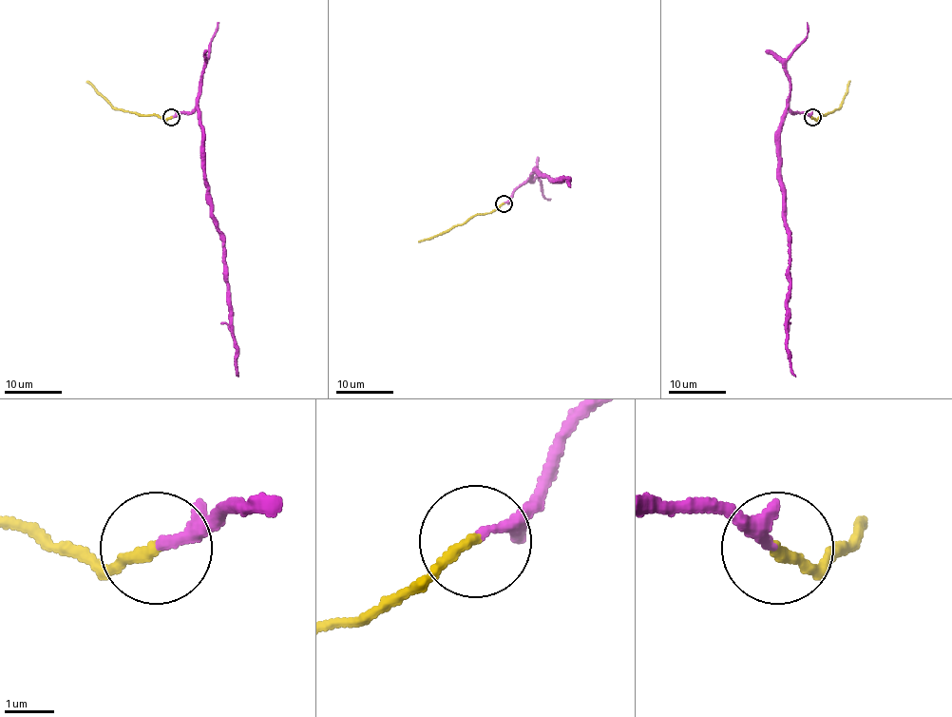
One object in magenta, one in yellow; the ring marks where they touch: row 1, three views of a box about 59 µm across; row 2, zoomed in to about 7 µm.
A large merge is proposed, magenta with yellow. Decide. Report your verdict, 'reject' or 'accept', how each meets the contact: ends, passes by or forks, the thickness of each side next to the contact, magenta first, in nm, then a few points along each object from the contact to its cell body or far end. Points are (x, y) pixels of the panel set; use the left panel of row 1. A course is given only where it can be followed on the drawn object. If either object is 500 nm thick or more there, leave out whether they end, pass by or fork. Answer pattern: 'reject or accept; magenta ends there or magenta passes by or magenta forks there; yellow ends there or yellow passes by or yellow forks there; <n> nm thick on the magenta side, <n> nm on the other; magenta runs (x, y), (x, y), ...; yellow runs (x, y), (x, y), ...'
accept; magenta passes by; yellow ends there; 170 nm thick on the magenta side, 220 nm on the other; magenta runs (171, 118), (195, 109), (203, 133), (203, 181), (211, 219), (222, 242), (238, 377); yellow runs (171, 118), (163, 119), (155, 115), (138, 115), (115, 109), (85, 82)

